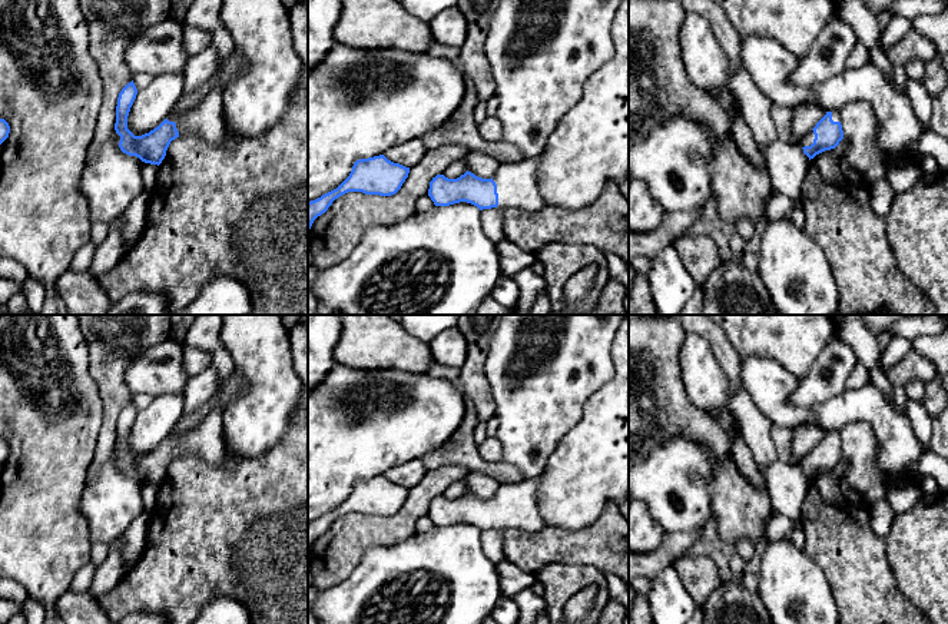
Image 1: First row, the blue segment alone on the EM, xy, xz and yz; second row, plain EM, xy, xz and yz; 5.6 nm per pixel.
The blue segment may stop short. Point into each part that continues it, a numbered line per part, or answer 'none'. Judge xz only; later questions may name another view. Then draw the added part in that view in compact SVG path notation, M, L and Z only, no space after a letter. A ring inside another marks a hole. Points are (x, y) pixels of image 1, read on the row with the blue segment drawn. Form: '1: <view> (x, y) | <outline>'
1: xz (517, 183) | M540 157L500 163L493 180L497 185L498 209L537 212L547 203L538 189Z

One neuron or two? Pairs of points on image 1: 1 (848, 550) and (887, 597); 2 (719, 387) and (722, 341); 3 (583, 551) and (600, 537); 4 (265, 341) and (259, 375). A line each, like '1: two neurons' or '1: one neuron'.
1: one neuron
2: two neurons
3: one neuron
4: one neuron

